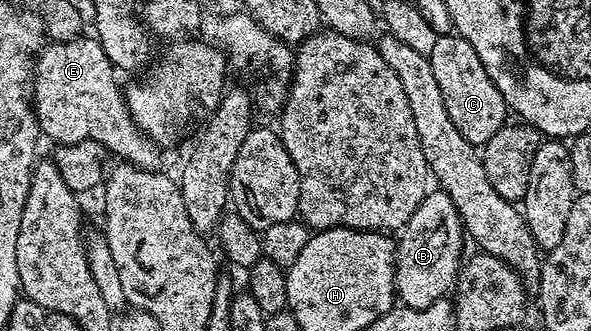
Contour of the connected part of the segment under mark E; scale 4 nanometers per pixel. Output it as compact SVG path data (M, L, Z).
M80 37L66 41L54 41L42 48L37 59L37 74L33 79L33 106L35 116L39 118L39 129L44 136L56 139L56 144L76 143L92 139L102 147L106 147L112 156L120 160L134 164L135 167L143 167L147 171L156 170L159 164L160 144L150 139L133 121L133 117L127 108L124 88L119 87L117 68L111 62L111 58L105 53L105 49L99 44L98 38Z

